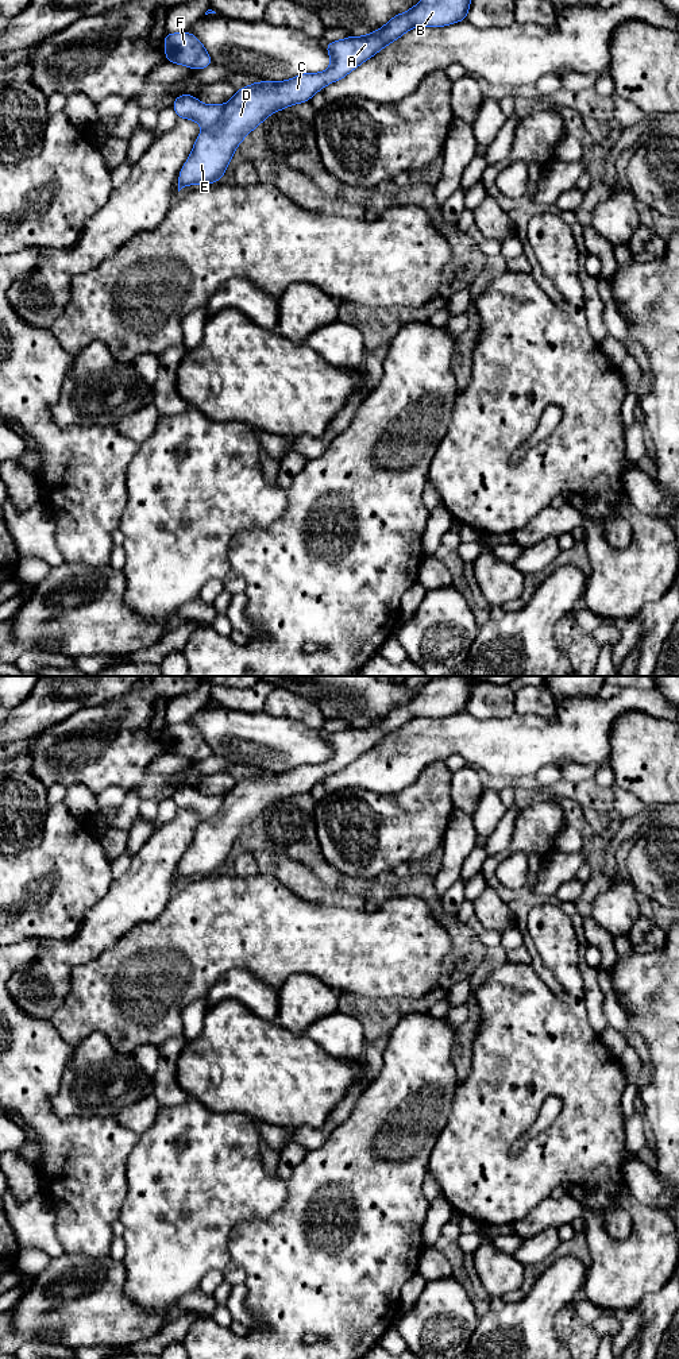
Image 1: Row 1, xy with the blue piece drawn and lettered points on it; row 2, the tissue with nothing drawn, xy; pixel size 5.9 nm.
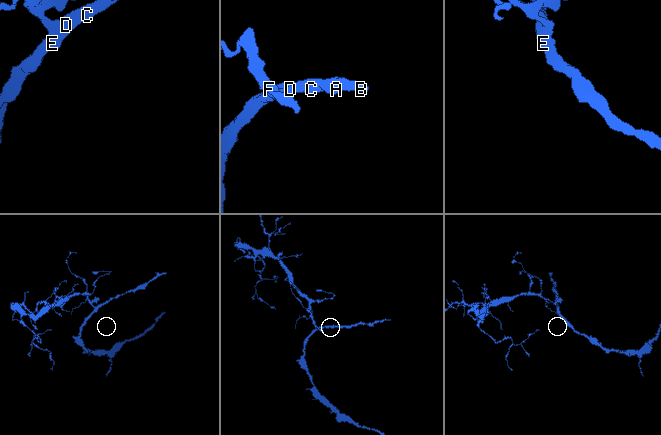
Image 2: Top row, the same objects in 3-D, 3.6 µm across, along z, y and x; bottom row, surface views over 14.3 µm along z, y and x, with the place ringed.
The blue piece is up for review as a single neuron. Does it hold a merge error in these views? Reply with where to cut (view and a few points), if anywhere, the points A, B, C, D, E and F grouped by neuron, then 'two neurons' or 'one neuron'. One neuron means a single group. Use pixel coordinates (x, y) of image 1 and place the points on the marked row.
xy (223, 105), (220, 118), (204, 130) | A B C D E / F | two neurons

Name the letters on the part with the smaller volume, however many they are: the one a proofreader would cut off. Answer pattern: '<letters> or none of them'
F

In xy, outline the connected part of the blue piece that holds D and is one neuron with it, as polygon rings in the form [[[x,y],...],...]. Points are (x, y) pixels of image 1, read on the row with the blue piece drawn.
[[[421,0],[369,35],[325,43],[332,63],[323,73],[304,73],[281,82],[252,82],[238,89],[223,105],[220,120],[196,139],[178,175],[178,192],[193,184],[201,186],[217,182],[240,142],[271,113],[309,101],[316,92],[342,80],[413,27],[444,27],[466,20],[470,1]]]

